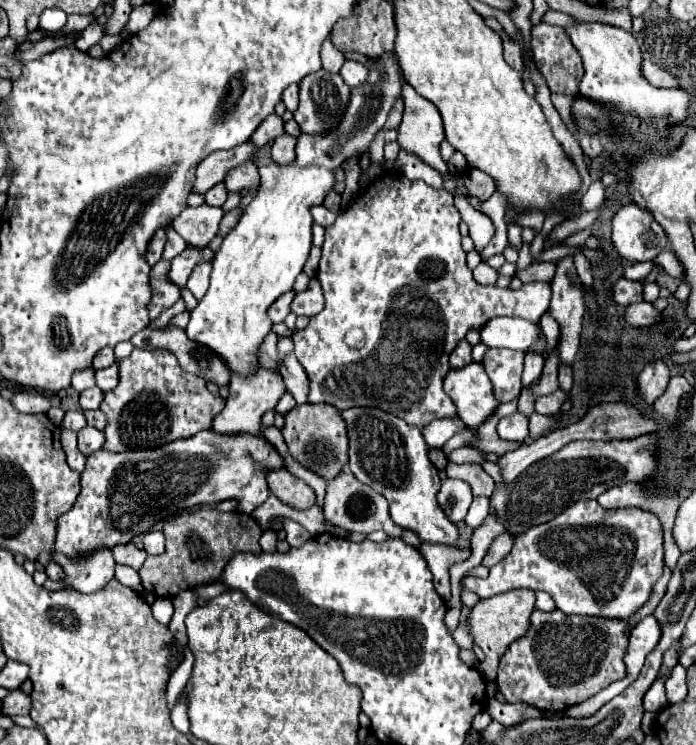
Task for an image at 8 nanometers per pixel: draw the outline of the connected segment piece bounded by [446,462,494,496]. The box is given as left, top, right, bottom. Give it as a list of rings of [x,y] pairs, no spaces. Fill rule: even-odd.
[[[448,462],[446,474],[450,478],[460,478],[470,484],[474,496],[492,496],[494,480],[478,464],[454,464]]]

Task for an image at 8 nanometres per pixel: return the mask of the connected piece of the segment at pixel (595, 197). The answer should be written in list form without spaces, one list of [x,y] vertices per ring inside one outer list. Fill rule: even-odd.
[[[600,180],[590,184],[590,190],[582,196],[582,204],[586,210],[594,210],[604,202],[604,186]]]

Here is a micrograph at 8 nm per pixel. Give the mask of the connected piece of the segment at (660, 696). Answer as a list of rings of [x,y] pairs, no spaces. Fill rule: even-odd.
[[[658,678],[650,690],[644,696],[644,710],[652,710],[652,712],[660,712],[668,702],[666,702],[666,694],[664,694],[664,682],[666,678]]]

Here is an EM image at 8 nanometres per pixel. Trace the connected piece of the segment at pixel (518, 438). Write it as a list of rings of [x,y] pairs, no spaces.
[[[514,412],[510,416],[504,416],[498,426],[496,426],[496,432],[502,440],[508,440],[508,442],[522,442],[526,436],[528,436],[528,416],[522,414],[522,412]]]

